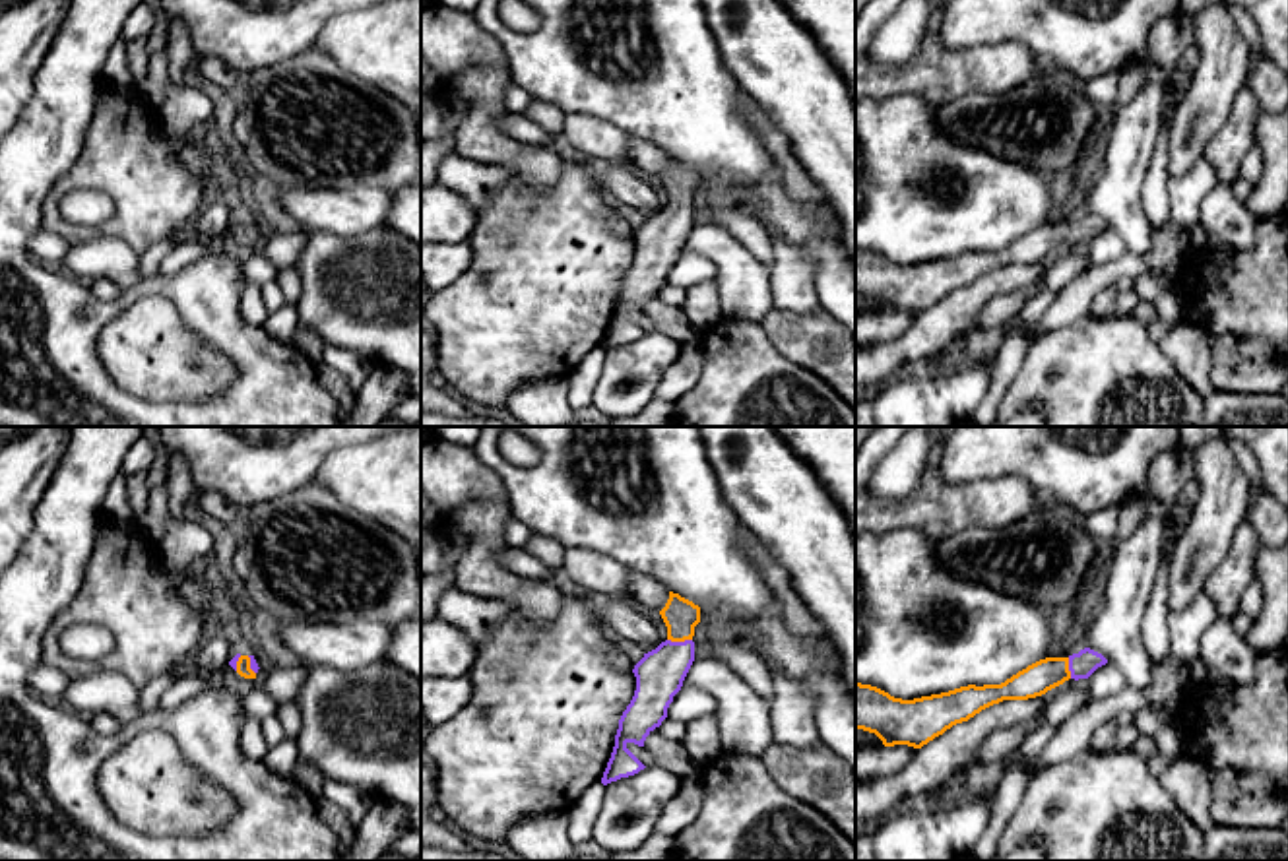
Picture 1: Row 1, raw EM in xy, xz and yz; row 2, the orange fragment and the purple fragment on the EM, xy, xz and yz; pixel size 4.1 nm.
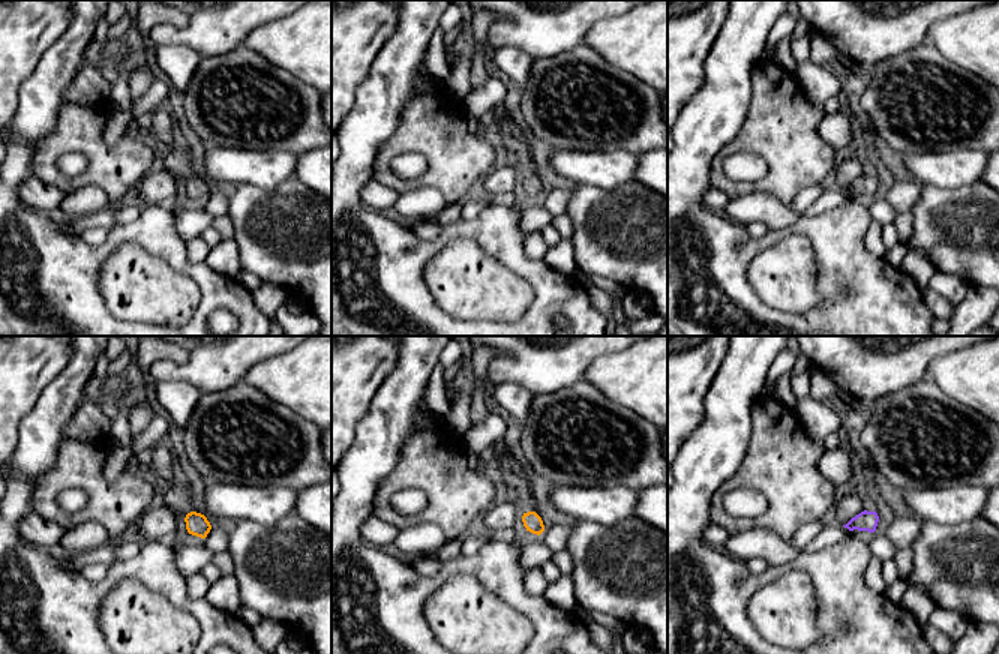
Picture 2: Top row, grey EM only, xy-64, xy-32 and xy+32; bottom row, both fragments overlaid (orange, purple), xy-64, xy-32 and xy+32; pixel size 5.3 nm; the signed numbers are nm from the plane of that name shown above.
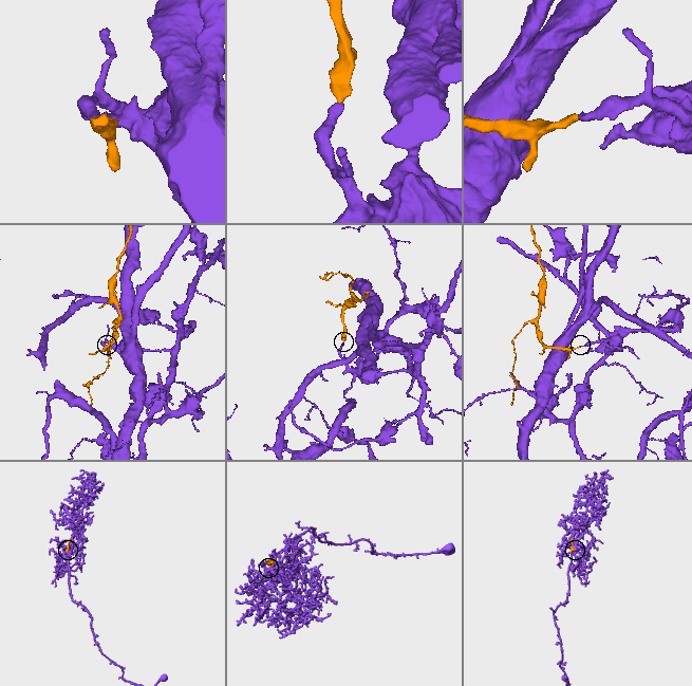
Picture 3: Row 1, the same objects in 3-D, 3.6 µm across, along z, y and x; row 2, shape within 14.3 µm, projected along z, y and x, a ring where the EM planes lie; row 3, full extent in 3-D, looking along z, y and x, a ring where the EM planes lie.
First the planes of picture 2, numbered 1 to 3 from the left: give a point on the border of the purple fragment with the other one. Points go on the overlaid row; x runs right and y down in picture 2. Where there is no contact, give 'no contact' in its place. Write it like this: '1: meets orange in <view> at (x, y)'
1: no contact
2: no contact
3: no contact

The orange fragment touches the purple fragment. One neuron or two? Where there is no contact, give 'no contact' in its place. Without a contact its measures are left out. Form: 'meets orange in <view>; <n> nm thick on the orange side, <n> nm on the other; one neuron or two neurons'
meets orange in xz; 140 nm thick on the orange side, 200 nm on the other; one neuron

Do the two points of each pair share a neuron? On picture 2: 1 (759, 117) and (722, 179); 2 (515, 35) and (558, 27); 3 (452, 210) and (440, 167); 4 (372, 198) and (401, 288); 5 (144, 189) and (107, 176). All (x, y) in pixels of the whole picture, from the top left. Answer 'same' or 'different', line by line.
1: same
2: same
3: different
4: different
5: different

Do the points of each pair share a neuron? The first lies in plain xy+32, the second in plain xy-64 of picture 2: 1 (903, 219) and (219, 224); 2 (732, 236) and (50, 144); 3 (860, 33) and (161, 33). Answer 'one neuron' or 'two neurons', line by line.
1: one neuron
2: two neurons
3: one neuron

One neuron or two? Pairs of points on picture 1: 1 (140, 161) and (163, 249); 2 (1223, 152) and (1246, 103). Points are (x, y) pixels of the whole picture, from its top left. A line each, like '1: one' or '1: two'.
1: two
2: one

